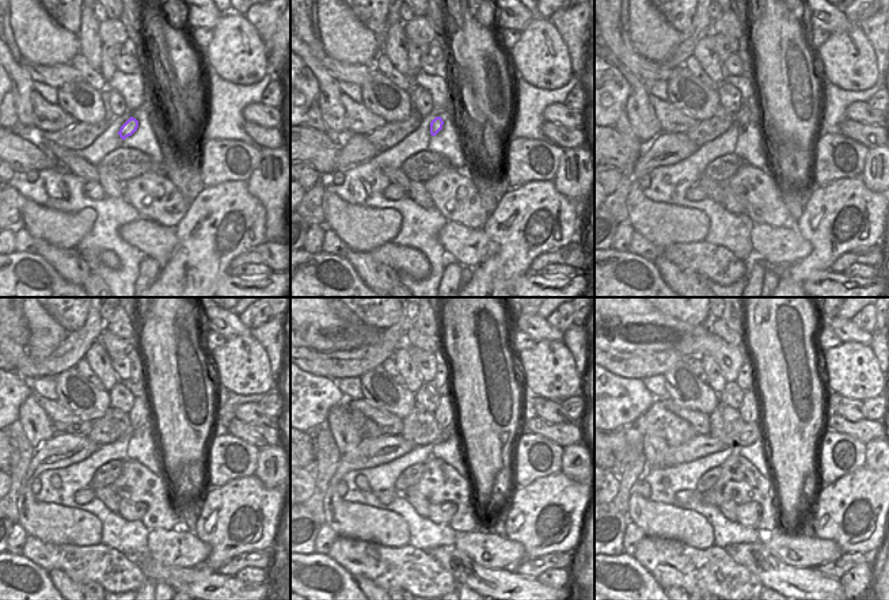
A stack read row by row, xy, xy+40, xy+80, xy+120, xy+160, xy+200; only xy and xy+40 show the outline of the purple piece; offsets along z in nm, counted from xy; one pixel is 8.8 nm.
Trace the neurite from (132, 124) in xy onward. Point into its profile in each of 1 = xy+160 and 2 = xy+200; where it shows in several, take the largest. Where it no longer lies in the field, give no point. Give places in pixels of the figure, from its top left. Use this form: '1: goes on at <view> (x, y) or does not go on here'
1: goes on at xy+160 (444, 414)
2: goes on at xy+200 (748, 410)

